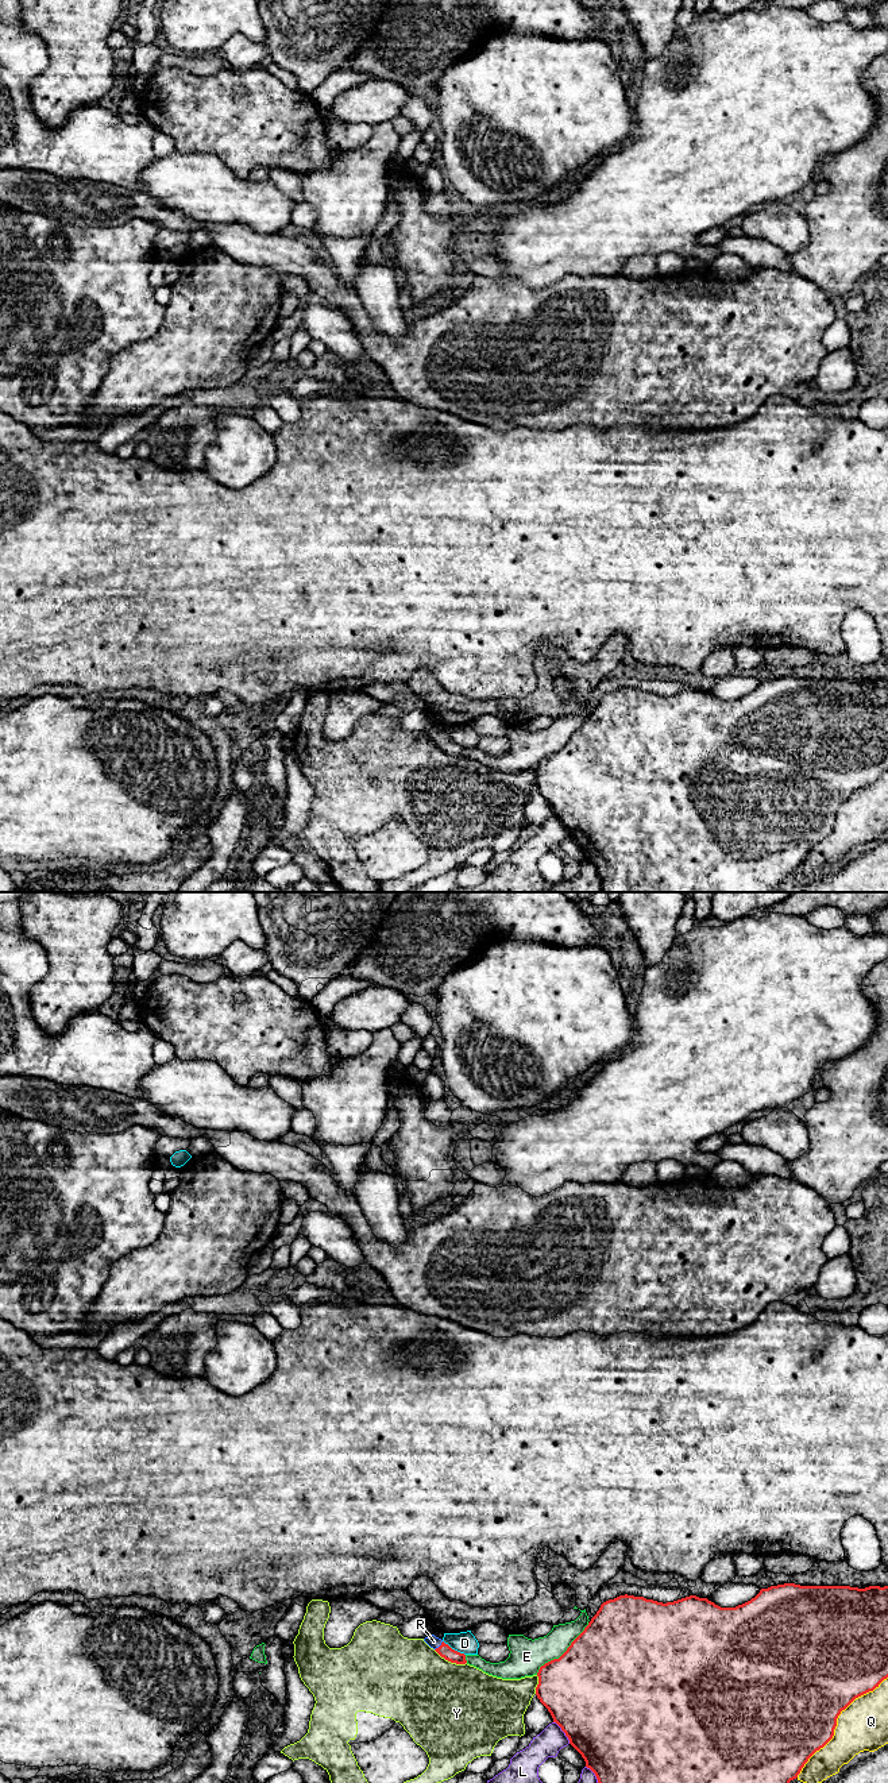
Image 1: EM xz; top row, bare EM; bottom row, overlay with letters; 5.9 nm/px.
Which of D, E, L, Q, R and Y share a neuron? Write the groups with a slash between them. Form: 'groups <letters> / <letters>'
groups D / E / L / Q / R / Y

